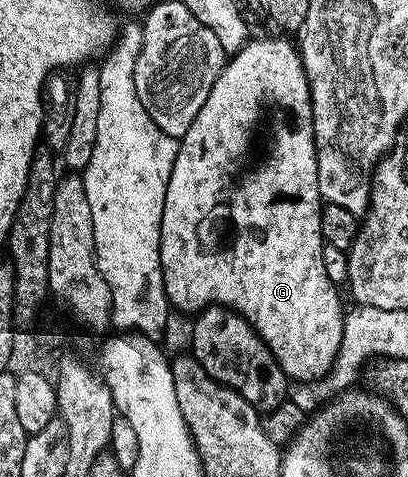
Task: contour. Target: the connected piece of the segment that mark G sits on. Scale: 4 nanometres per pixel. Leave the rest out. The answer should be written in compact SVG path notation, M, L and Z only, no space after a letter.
M251 38L235 55L227 58L225 69L220 73L220 77L216 77L216 85L212 85L212 93L208 93L208 101L204 101L204 109L196 113L188 133L182 136L178 156L172 165L164 197L164 217L160 225L160 261L166 298L169 299L171 308L175 311L201 313L215 305L228 307L253 327L256 334L262 338L262 344L269 349L272 357L280 365L282 372L291 380L318 381L329 375L330 366L338 356L344 333L344 306L342 307L342 299L338 296L339 288L330 280L328 273L324 273L324 244L320 229L323 206L324 200L318 191L310 83L306 79L299 48L295 44L293 47L286 39Z

